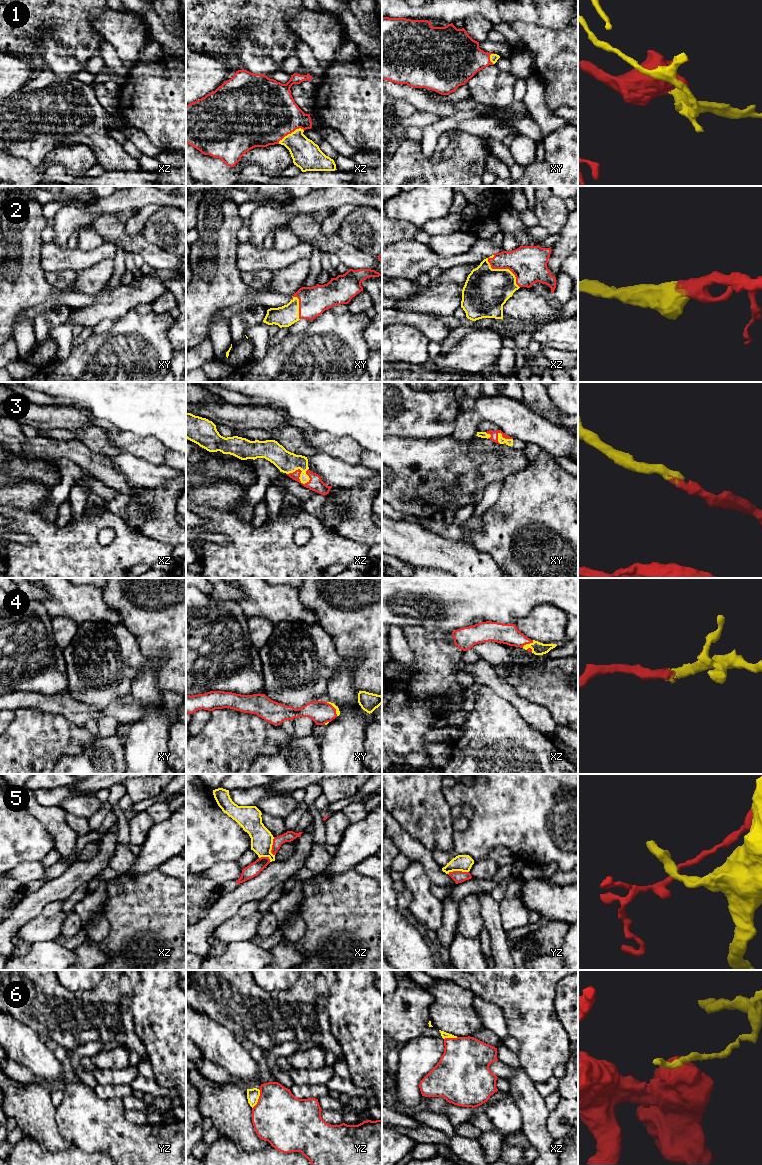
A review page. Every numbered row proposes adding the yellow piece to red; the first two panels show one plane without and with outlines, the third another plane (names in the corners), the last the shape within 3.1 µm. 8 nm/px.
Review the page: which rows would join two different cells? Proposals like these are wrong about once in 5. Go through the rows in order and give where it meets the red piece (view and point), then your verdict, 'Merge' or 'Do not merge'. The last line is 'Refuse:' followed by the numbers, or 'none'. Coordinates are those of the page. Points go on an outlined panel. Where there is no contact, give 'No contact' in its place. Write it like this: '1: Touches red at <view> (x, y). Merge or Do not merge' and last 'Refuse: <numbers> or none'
1: Touches red at xz (290, 133). Merge
2: Touches red at xz (504, 268). Merge
3: Touches red at xz (300, 473). Merge
4: Touches red at xz (527, 643). Merge
5: Touches red at yz (458, 871). Do not merge
6: Touches red at yz (258, 1099). Do not merge
Refuse: 5, 6

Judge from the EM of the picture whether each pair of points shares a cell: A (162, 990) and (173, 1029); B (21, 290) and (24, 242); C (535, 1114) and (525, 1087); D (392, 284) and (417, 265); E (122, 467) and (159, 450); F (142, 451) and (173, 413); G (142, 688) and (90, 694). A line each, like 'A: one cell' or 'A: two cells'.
A: one cell
B: one cell
C: one cell
D: two cells
E: two cells
F: two cells
G: two cells

